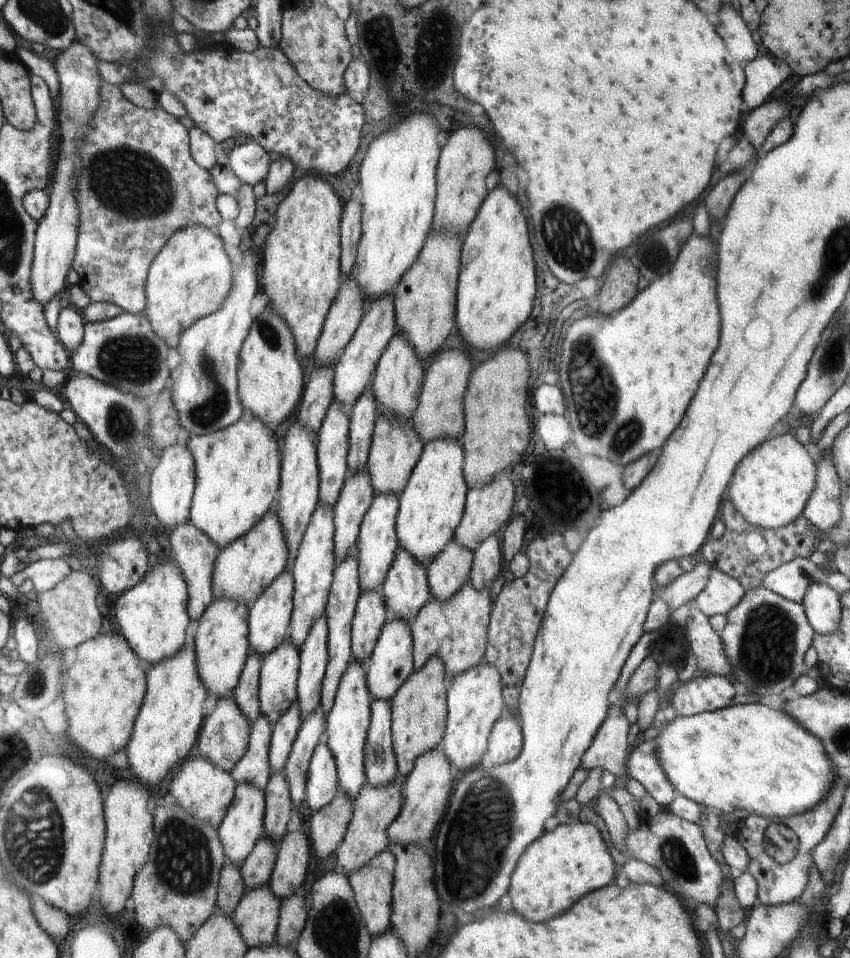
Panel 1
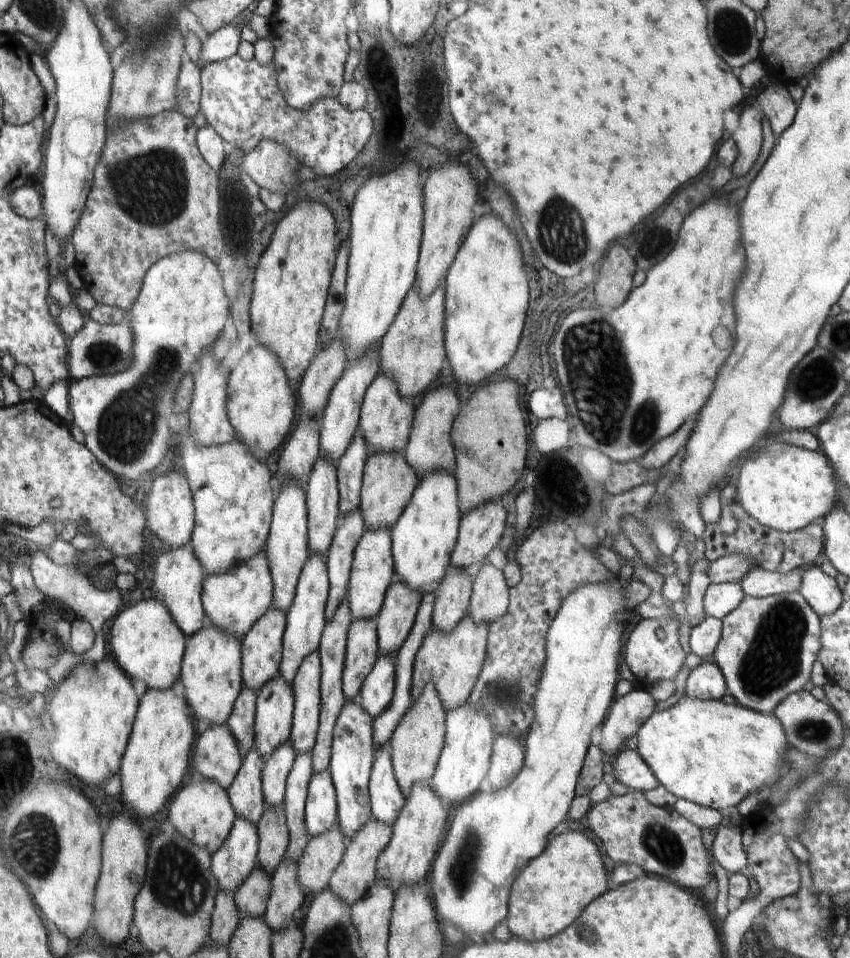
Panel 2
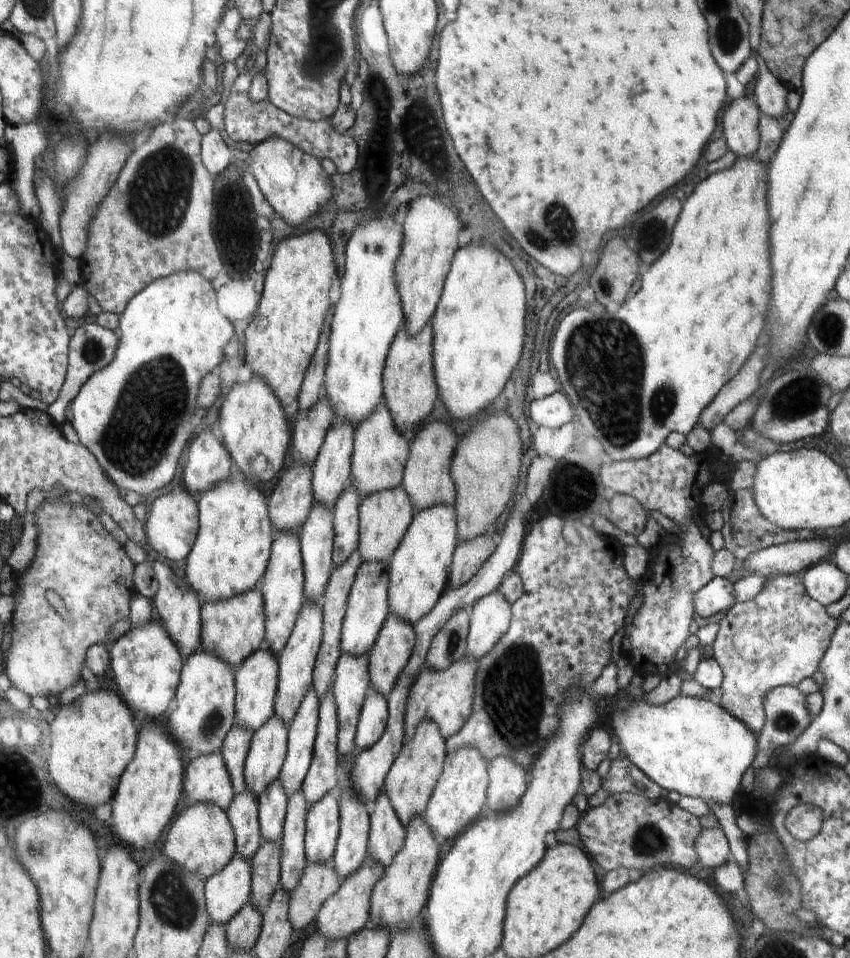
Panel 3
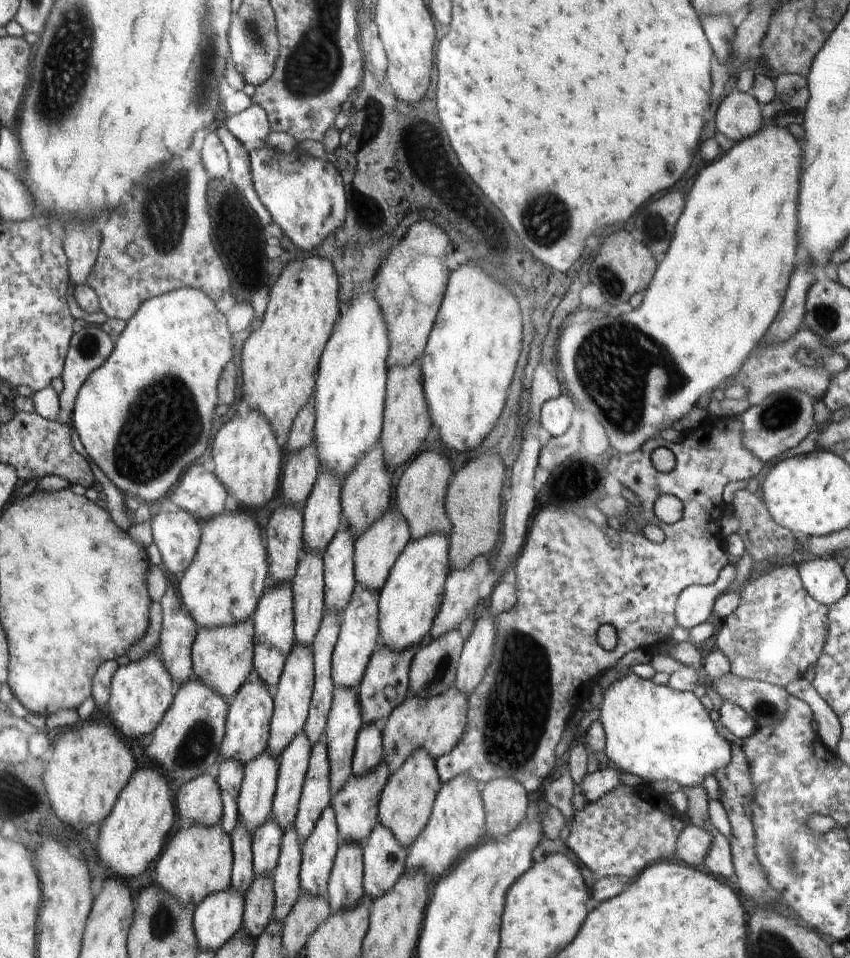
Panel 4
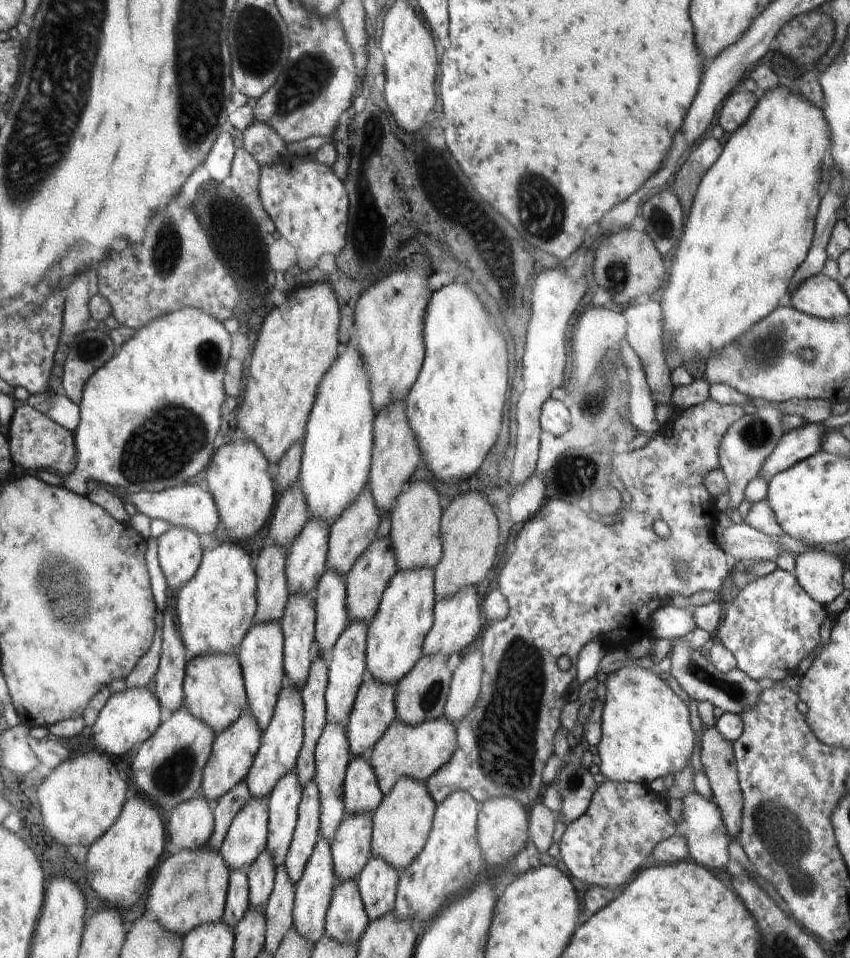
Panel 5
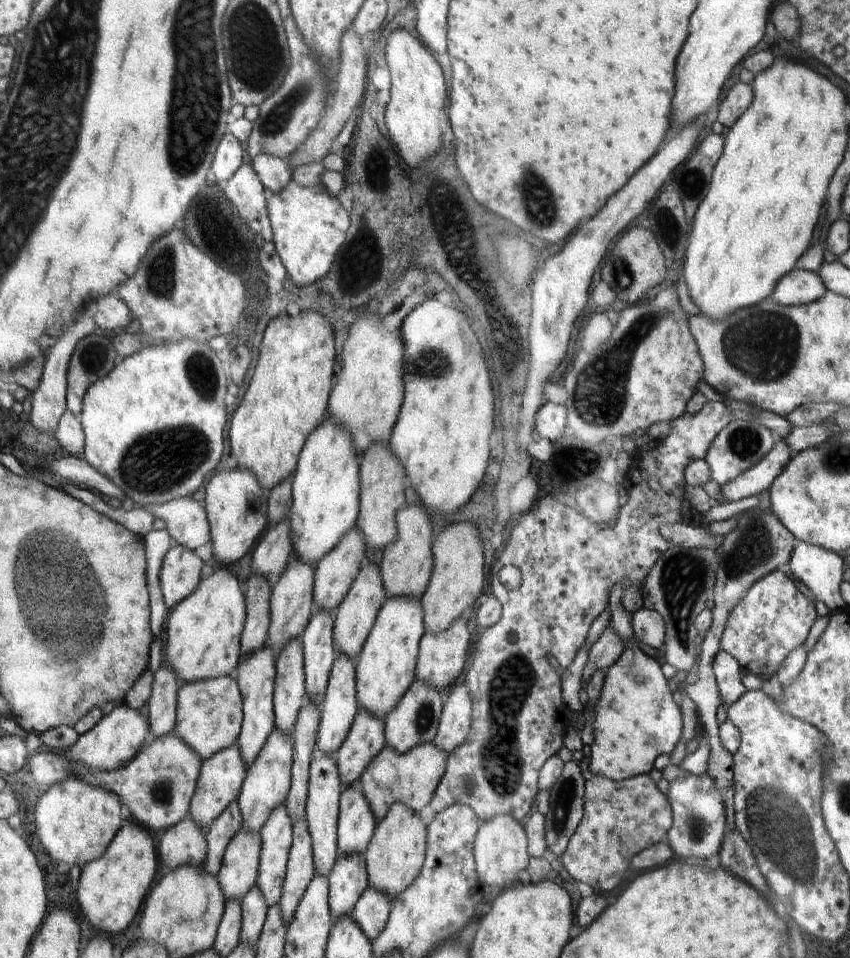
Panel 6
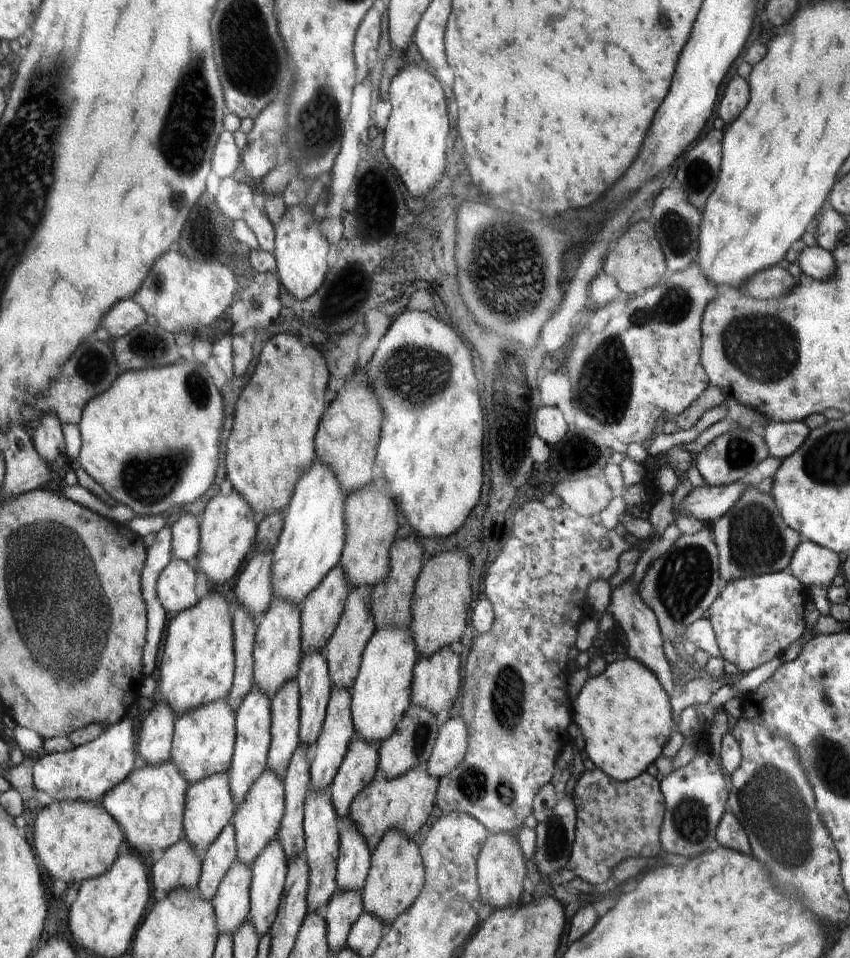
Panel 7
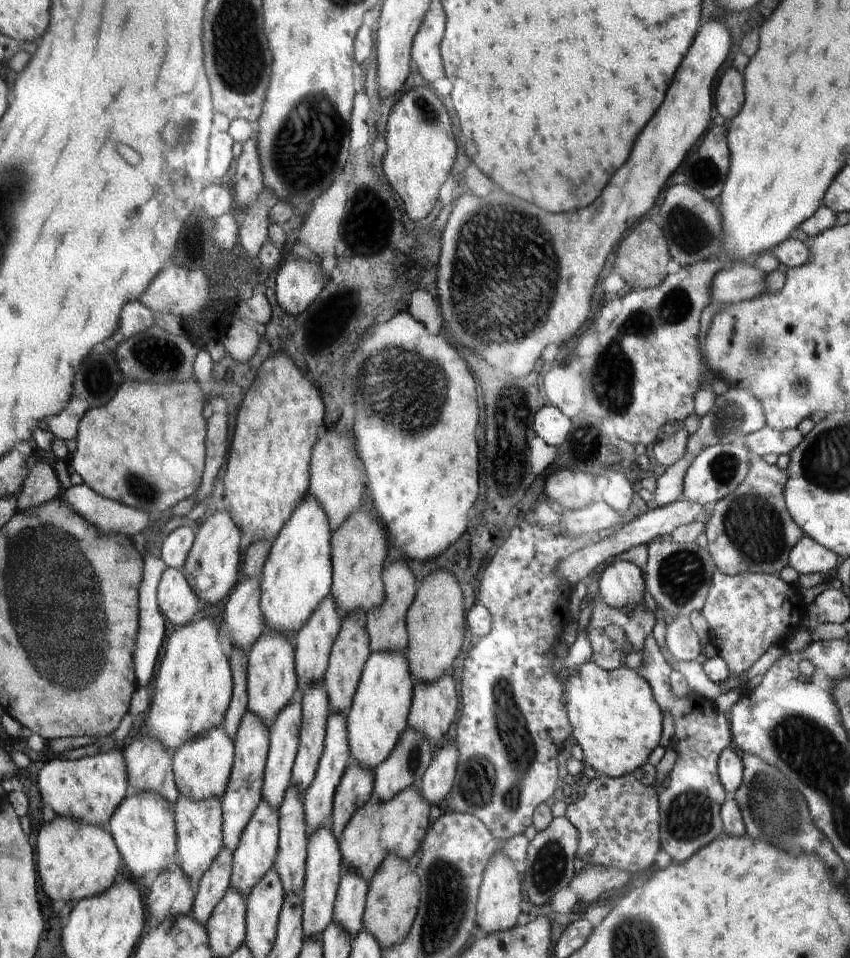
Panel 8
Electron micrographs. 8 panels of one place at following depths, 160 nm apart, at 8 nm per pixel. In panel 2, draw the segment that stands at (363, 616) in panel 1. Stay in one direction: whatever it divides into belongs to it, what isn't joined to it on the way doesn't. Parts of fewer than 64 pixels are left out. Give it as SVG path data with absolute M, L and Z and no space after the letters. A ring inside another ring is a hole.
M351 621L342 673L342 690L347 701L358 700L363 682L375 666L379 654L375 621Z

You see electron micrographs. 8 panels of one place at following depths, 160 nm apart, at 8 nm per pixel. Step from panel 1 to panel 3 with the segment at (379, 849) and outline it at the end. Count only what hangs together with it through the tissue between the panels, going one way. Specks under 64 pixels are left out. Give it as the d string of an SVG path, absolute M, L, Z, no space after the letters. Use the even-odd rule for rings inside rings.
M367 857L363 862L363 866L351 877L344 879L340 889L334 897L328 898L318 912L315 918L316 928L323 937L332 940L346 939L356 933L360 933L363 929L368 928L370 923L371 894L374 892L374 886L383 878L385 868L374 860Z

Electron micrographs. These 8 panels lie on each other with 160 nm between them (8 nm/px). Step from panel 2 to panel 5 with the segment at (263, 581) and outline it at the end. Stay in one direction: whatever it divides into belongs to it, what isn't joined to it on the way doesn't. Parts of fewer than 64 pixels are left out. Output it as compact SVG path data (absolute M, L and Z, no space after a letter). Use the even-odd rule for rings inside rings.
M208 655L189 659L183 693L186 695L185 708L195 715L218 736L228 729L250 704L244 686L243 669L234 655Z

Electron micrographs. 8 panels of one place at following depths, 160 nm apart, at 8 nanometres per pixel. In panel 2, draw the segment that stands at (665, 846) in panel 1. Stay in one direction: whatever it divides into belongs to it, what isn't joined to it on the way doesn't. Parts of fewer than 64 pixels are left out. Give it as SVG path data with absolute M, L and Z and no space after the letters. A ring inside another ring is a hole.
M631 790L623 795L610 795L604 802L592 805L585 821L605 853L617 864L636 865L646 874L668 879L690 892L701 892L711 880L701 828L680 816L673 806L652 805L643 792Z

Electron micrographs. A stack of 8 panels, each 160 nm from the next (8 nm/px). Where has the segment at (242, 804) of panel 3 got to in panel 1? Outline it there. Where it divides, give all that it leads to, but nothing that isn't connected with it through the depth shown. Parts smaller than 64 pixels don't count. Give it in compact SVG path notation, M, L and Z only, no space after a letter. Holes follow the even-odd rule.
M258 716L251 724L249 745L246 754L235 764L231 770L231 778L236 784L250 783L261 791L271 777L269 767L269 752L273 723L266 720L266 716Z

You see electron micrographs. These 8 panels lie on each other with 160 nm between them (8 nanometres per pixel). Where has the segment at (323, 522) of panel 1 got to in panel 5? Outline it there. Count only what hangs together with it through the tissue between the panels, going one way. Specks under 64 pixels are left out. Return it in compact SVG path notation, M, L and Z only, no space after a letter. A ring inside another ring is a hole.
M290 681L284 682L271 724L262 732L259 750L245 780L252 799L258 800L270 796L277 783L288 773L292 773L296 766L303 745L303 710L300 693L300 689L296 689Z

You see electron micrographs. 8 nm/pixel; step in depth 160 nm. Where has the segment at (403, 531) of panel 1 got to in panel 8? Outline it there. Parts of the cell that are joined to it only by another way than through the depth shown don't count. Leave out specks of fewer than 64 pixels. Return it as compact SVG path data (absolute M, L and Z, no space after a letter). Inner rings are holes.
M371 652L360 675L351 709L346 716L350 759L372 772L391 756L402 734L410 725L415 682L404 654Z

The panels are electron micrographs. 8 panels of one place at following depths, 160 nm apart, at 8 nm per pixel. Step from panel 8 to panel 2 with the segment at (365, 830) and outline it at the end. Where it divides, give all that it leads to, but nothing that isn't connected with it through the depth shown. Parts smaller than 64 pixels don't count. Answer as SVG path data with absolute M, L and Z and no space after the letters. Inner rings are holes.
M468 614L460 621L460 624L447 635L443 635L440 631L436 631L432 626L429 633L423 639L421 647L415 656L413 677L411 680L411 697L413 702L422 694L425 686L431 681L435 686L439 699L443 703L446 713L451 710L461 709L467 704L474 683L478 680L484 659L487 653L487 626L485 623L477 625L472 617Z

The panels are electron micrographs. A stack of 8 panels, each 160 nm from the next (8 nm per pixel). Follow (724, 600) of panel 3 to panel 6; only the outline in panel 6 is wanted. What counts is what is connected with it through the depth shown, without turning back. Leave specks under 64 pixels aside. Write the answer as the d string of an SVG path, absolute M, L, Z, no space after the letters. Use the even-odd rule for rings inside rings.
M642 607L629 618L636 642L647 644L660 651L665 637L665 624L658 612Z

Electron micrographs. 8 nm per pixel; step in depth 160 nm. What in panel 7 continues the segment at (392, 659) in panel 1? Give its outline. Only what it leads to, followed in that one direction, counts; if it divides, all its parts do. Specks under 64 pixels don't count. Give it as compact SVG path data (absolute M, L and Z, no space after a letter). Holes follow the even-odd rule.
M348 816L340 824L339 885L341 891L361 891L371 865L371 851L365 838Z

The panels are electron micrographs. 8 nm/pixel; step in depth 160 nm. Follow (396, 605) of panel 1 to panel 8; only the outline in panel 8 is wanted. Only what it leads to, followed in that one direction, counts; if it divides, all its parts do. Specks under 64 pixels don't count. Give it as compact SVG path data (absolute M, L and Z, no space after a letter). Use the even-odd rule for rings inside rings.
M350 759L346 774L334 798L330 830L336 838L340 839L343 836L354 814L371 800L374 788L372 771L361 767L354 759Z

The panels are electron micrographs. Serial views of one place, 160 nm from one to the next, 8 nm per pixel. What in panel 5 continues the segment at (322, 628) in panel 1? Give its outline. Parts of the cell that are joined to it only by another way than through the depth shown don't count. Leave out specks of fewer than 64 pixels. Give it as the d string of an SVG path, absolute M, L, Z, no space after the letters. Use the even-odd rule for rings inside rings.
M294 768L292 773L288 773L277 783L276 788L267 798L267 811L270 820L268 821L266 850L276 868L285 864L285 856L297 821L301 790L302 787Z

